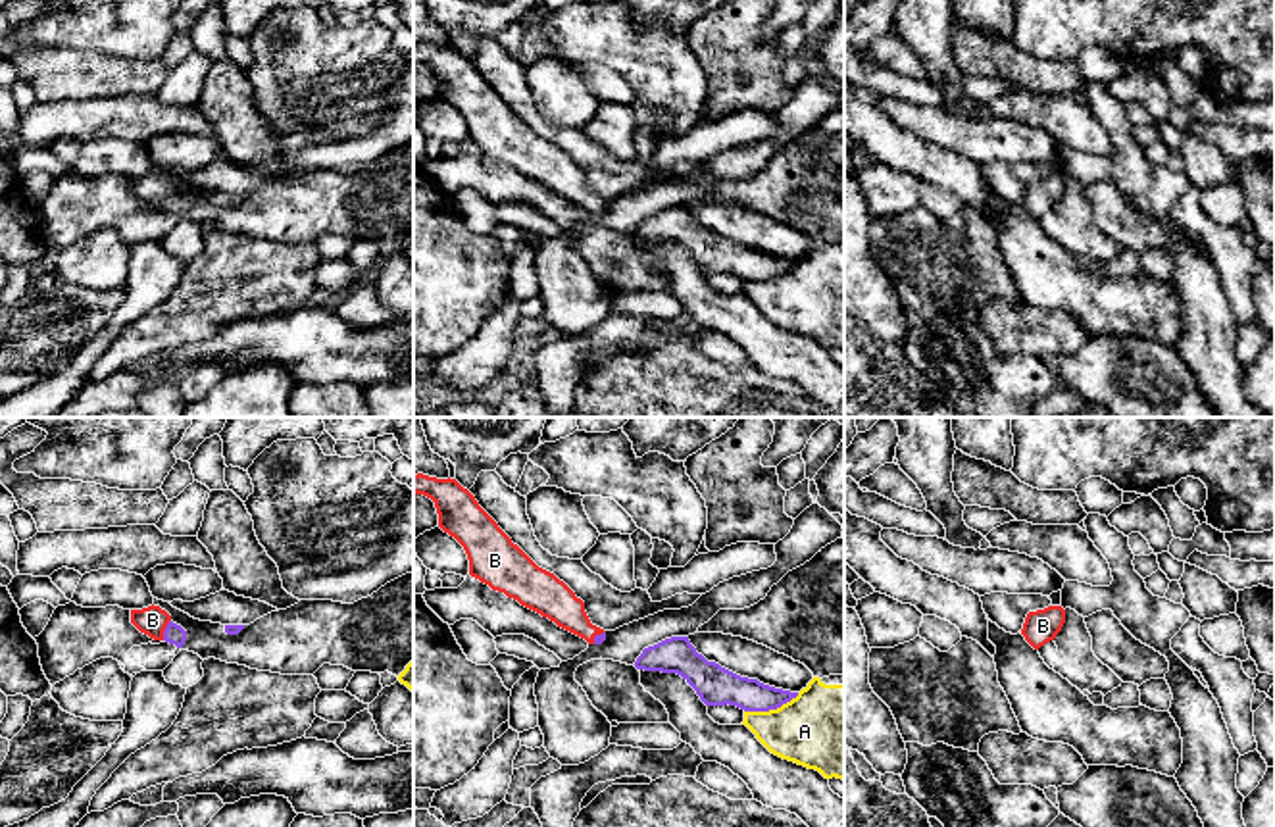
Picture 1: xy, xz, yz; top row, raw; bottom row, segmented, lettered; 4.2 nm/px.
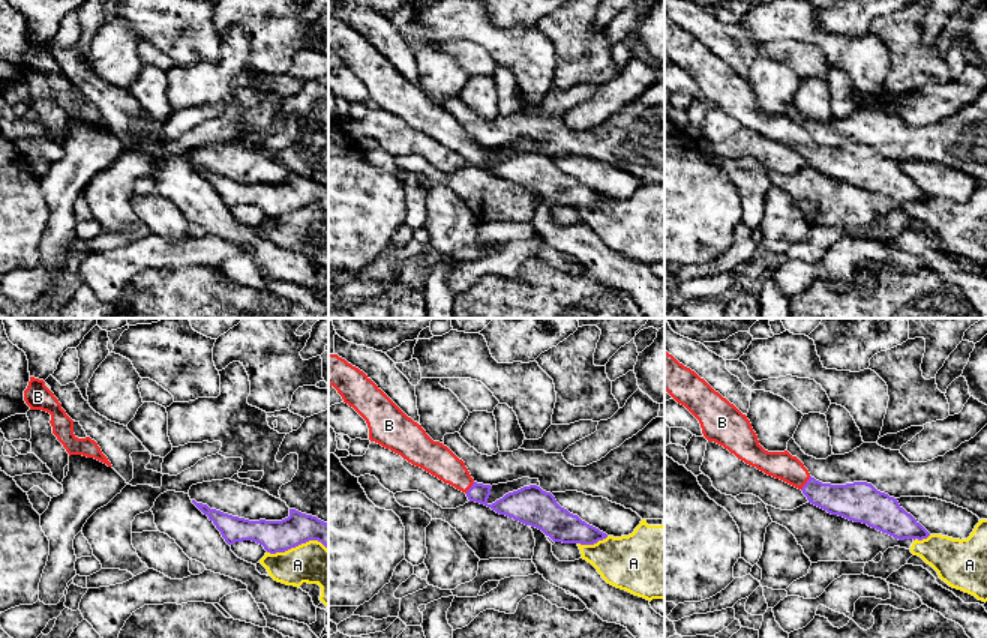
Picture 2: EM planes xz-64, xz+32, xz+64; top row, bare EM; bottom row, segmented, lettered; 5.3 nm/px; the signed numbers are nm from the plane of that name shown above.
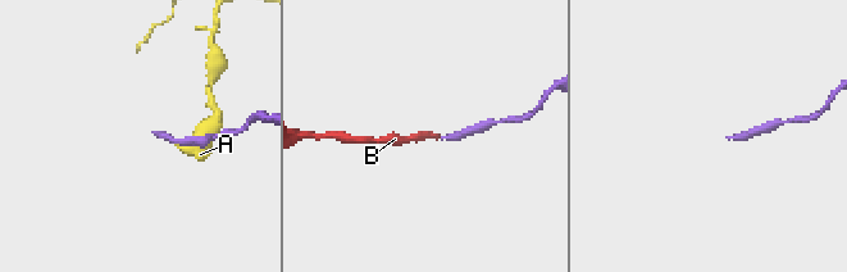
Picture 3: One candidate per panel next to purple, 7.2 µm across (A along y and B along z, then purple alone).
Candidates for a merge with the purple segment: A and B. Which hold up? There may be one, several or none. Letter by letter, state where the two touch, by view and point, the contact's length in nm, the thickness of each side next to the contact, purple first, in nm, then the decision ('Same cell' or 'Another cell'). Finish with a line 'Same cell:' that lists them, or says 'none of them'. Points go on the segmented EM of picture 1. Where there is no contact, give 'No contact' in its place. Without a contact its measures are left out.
A: Touches purple at xz (772, 708). Shared border 240 nm. Thickness 160 nm (purple) against 360 nm. Another cell
B: Touches purple at xy (166, 629). Shared border 90 nm. Thickness 90 nm (purple) against 120 nm. Same cell
Same cell: B

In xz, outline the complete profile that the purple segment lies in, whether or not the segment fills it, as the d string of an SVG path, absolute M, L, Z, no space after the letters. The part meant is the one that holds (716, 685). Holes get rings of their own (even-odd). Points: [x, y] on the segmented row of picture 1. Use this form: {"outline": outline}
{"outline": "M671 637L642 650L637 669L681 675L706 706L737 706L744 712L769 712L798 696L758 679L740 677L715 662L708 662L688 637Z"}

